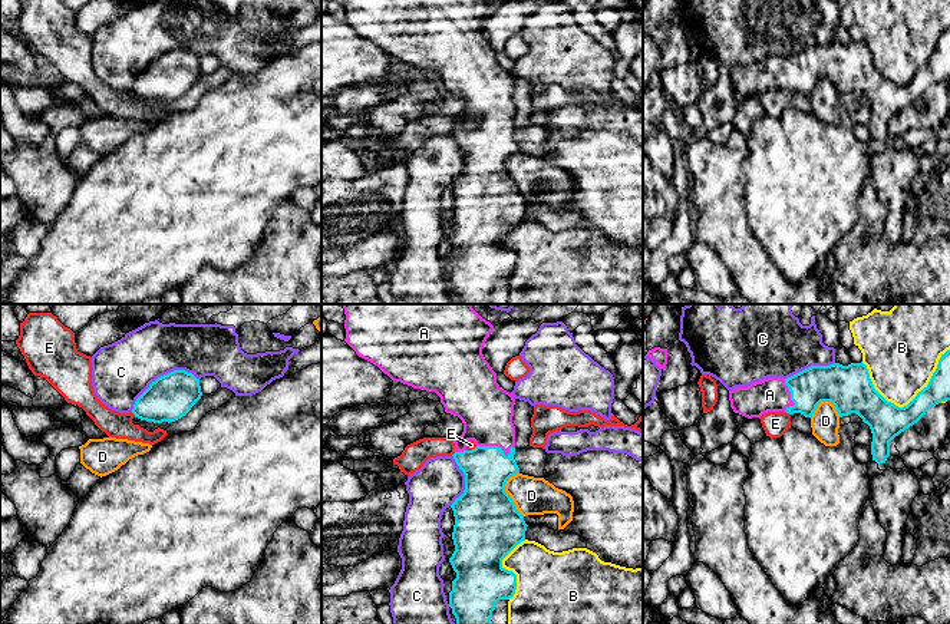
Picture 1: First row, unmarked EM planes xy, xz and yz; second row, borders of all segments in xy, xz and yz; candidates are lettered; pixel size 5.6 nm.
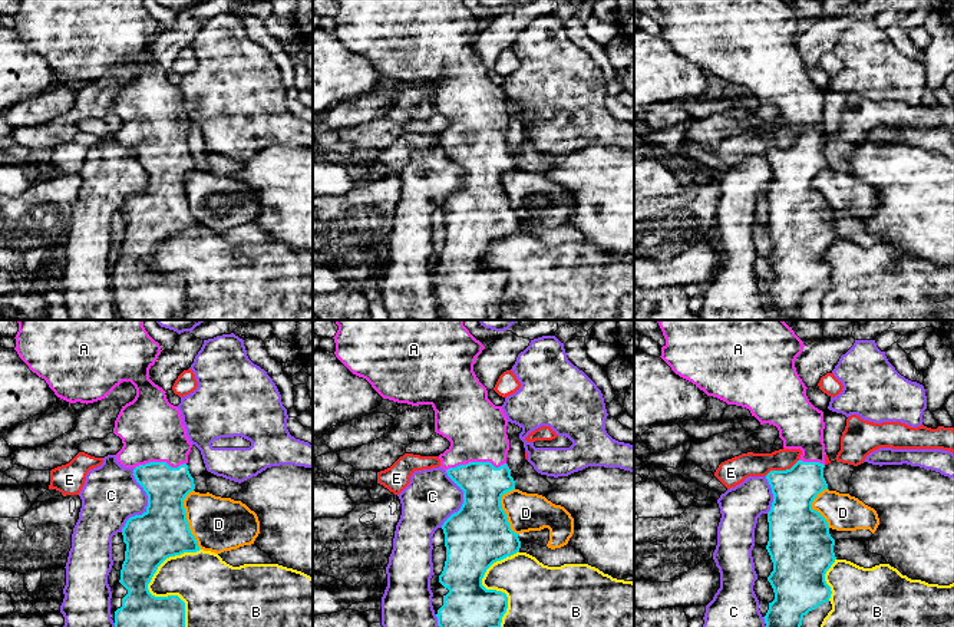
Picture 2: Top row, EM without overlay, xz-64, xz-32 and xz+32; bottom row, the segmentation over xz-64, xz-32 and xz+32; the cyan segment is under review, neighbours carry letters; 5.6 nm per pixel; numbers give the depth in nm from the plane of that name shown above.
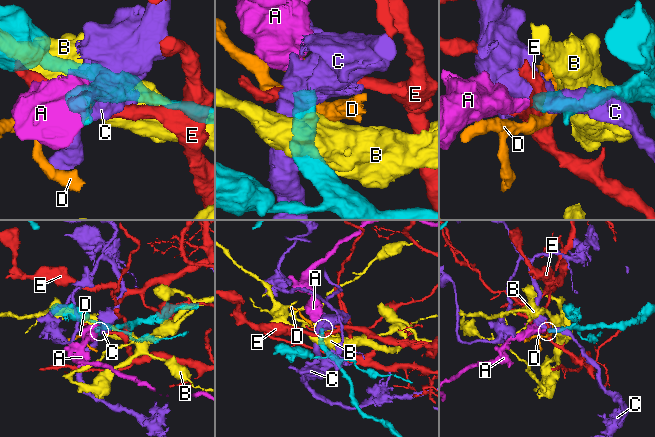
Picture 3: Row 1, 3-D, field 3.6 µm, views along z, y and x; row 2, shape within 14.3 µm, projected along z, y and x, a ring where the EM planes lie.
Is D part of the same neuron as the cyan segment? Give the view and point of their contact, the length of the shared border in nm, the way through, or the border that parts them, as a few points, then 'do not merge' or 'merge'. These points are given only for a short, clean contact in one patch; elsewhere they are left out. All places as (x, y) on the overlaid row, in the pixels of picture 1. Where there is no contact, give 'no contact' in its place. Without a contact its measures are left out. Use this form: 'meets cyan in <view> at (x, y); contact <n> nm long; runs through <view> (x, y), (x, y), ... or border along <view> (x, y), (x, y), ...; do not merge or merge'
meets cyan in xz at (507, 494); contact 260 nm long; do not merge

